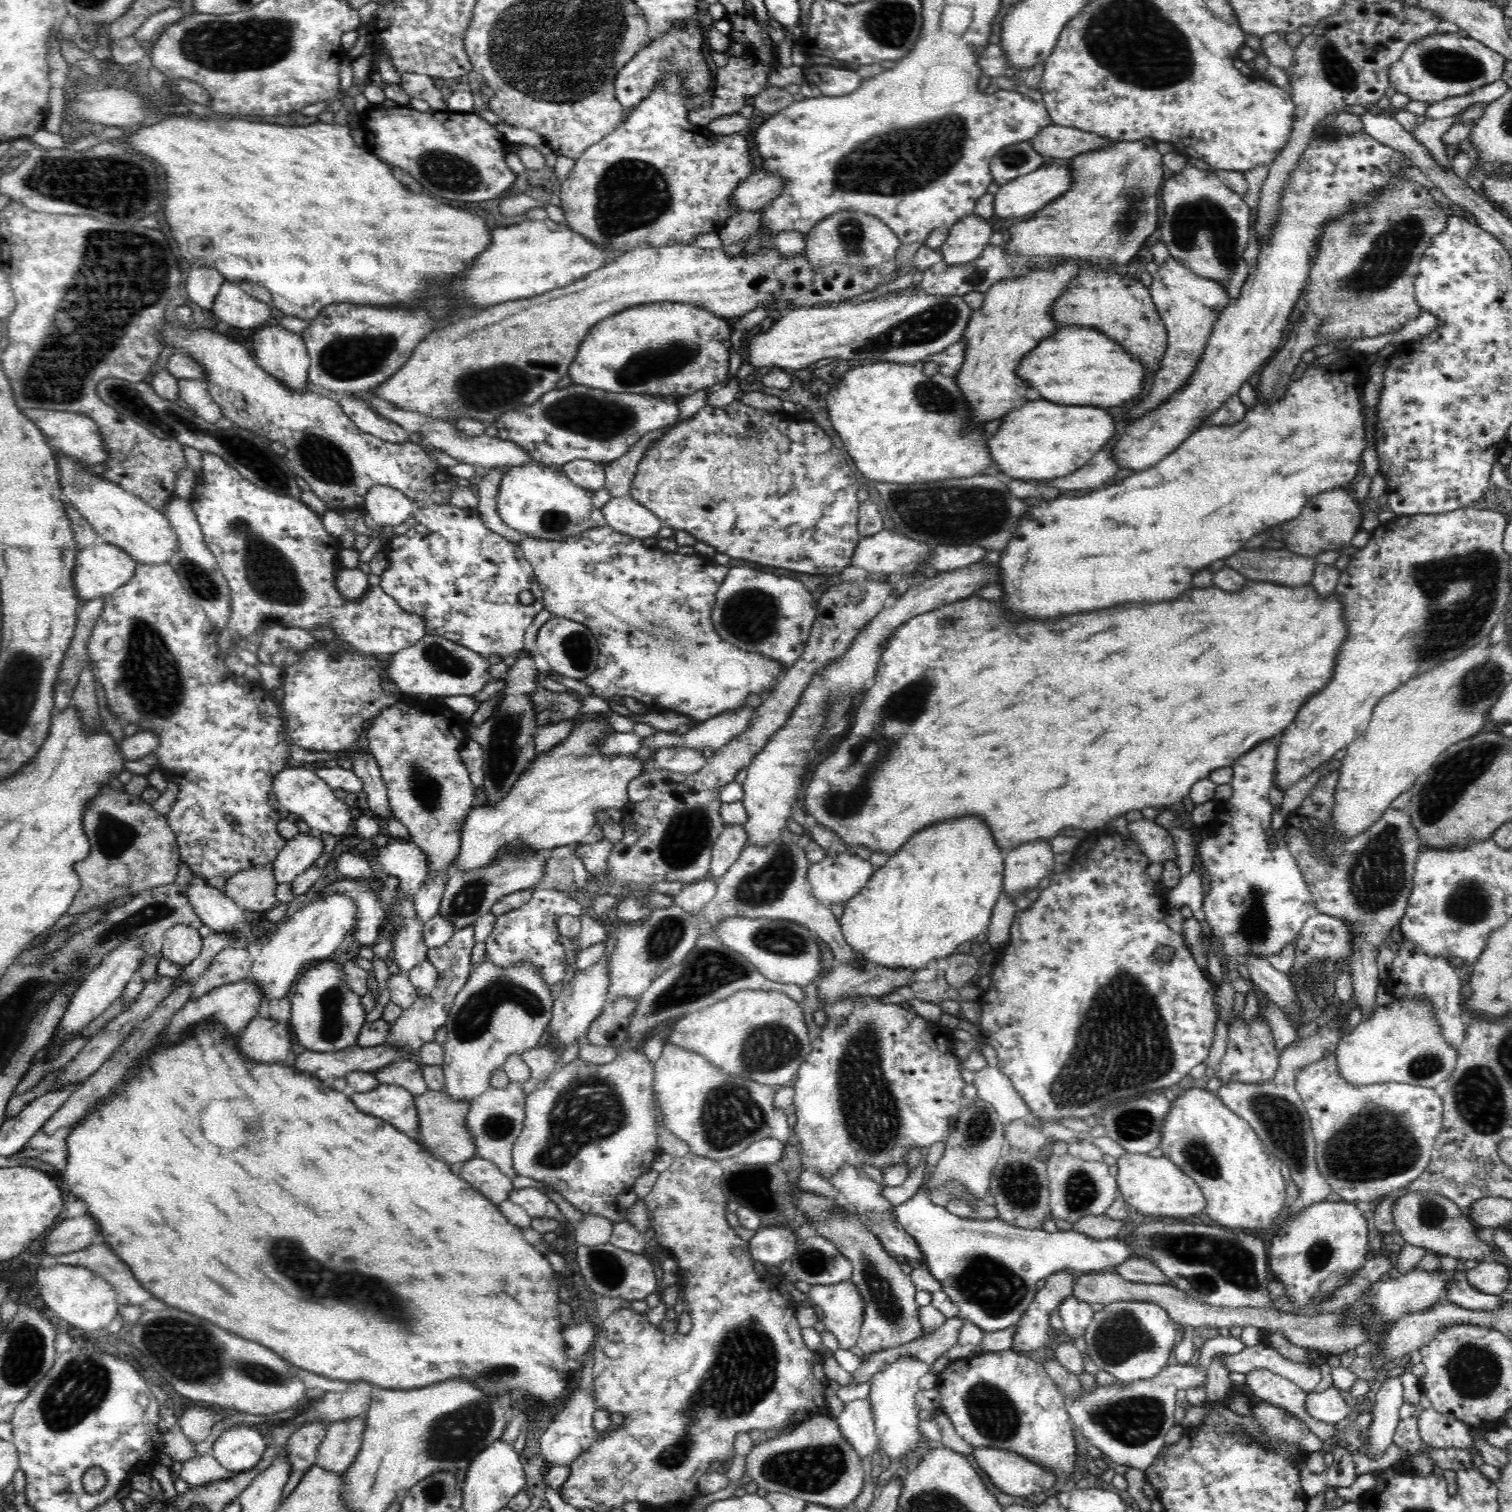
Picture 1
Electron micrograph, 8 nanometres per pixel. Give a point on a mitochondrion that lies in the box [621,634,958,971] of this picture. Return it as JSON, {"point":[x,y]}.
{"point":[870,753]}

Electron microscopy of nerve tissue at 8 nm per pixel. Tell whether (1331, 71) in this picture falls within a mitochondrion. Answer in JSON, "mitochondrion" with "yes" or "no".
{"mitochondrion":"yes"}

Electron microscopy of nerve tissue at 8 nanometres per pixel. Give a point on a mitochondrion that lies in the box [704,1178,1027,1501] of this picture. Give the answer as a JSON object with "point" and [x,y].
{"point":[816,1468]}

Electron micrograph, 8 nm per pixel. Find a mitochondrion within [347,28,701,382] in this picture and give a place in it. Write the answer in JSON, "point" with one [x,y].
{"point":[631,194]}

